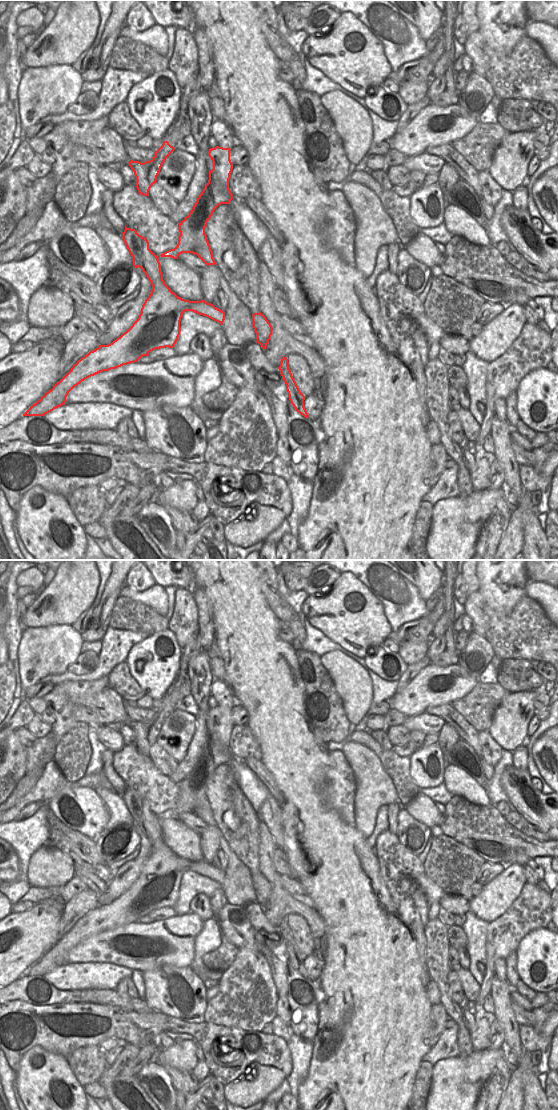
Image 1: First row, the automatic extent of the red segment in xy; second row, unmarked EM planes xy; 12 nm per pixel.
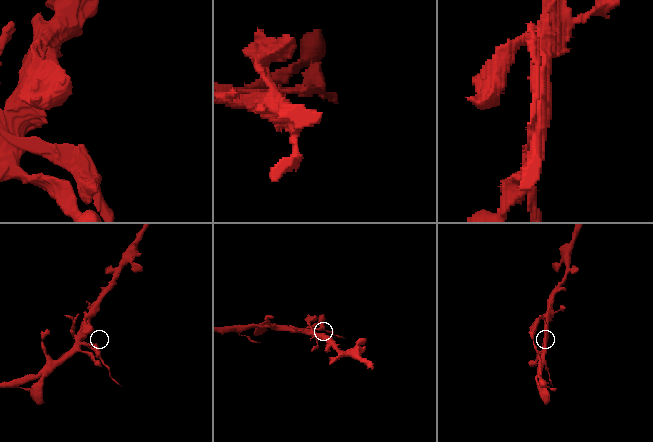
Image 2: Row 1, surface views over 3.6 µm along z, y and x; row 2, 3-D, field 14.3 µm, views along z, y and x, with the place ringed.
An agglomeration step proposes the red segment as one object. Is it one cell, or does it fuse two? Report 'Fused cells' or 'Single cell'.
Fused cells

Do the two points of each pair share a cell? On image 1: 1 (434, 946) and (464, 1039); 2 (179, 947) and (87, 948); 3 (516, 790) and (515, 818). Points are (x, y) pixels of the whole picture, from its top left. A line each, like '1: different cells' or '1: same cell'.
1: same cell
2: same cell
3: different cells

